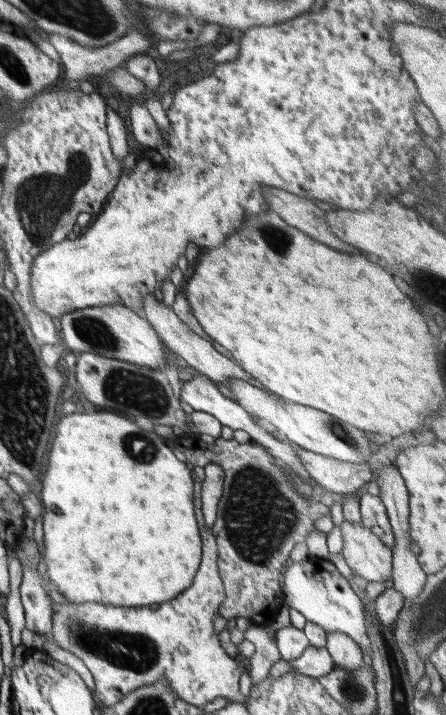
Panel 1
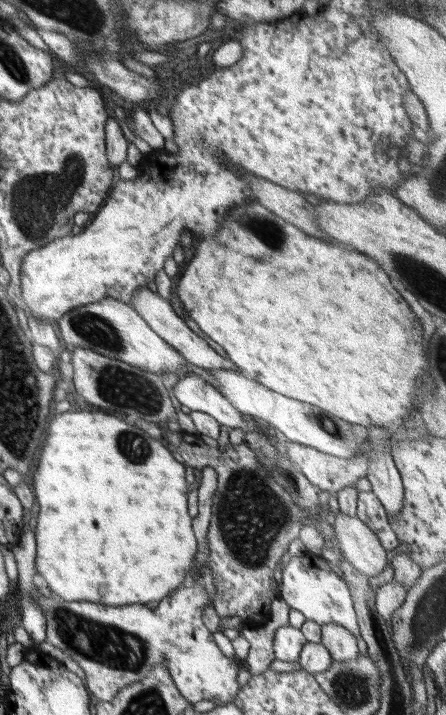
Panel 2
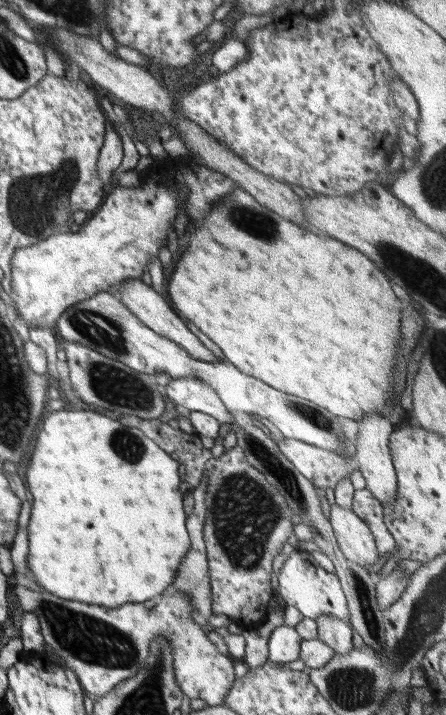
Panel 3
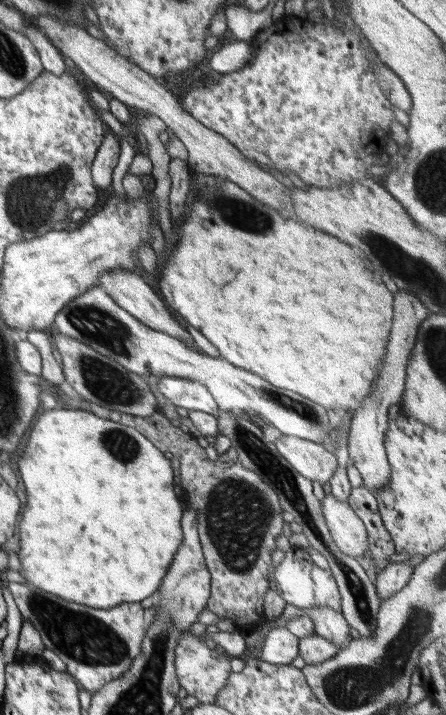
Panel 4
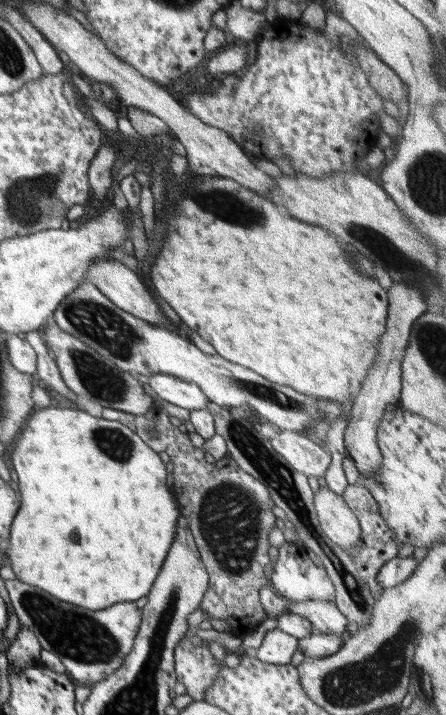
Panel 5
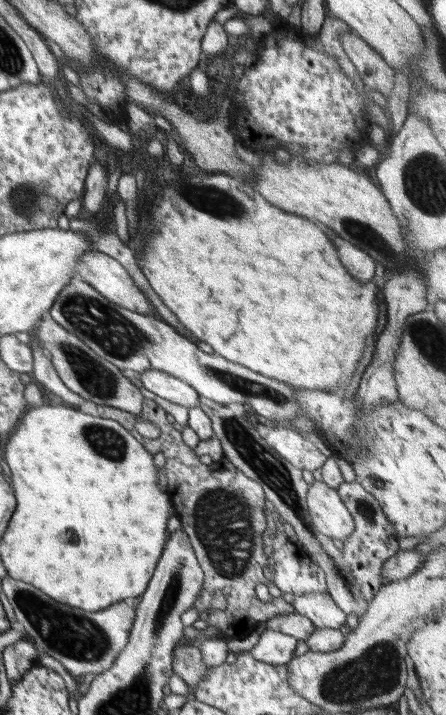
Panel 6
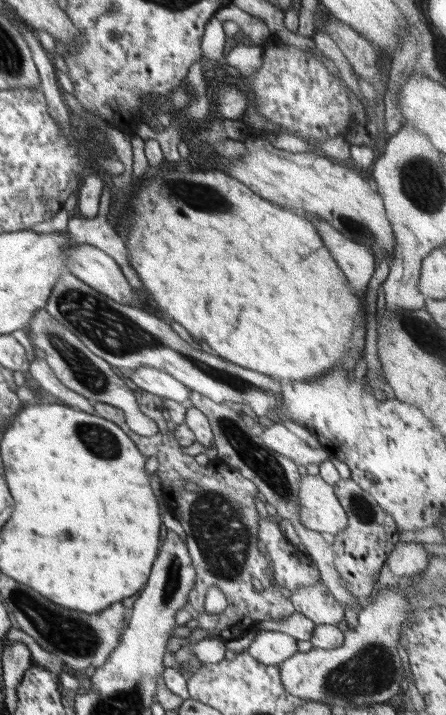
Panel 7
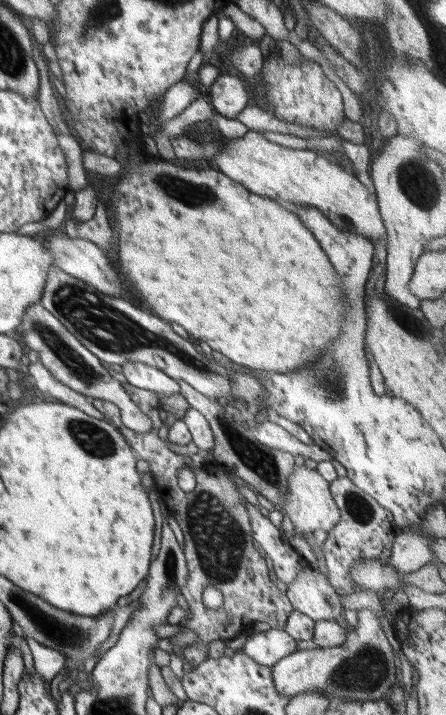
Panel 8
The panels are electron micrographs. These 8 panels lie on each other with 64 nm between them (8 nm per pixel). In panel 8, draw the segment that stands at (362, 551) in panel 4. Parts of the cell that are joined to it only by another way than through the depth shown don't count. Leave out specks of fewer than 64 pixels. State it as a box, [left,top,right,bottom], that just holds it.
[280,466,340,538]

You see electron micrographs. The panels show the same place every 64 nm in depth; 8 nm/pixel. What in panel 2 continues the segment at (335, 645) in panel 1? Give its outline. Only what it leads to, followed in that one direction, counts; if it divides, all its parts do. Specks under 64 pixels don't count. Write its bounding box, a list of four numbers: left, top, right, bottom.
[322,623,360,661]

